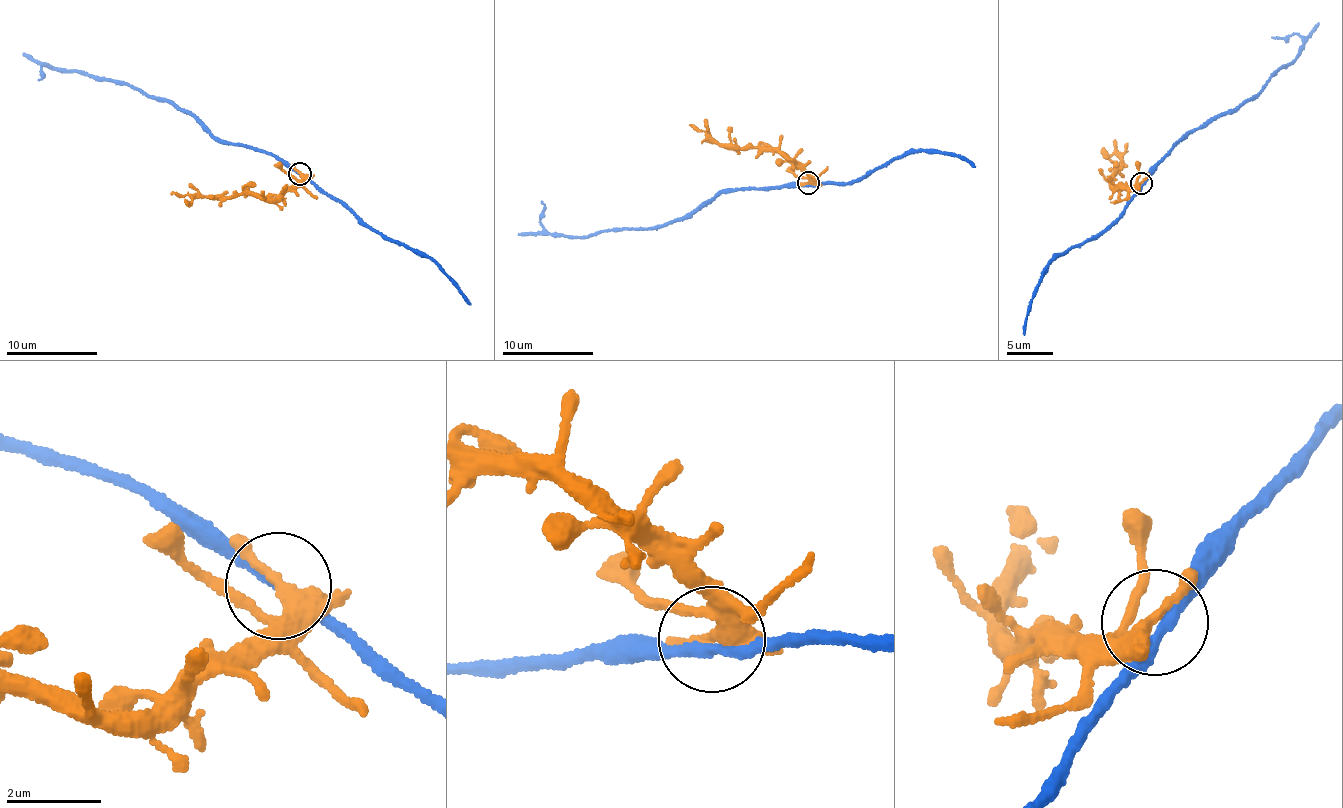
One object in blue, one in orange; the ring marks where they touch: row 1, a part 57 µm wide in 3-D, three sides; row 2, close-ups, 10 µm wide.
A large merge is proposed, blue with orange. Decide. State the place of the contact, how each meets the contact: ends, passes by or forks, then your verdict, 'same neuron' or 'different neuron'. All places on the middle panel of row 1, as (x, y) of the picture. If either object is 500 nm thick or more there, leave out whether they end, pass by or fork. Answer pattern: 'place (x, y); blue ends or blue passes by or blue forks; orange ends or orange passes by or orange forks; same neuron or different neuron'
place (808, 183); blue passes by; orange forks; different neuron

